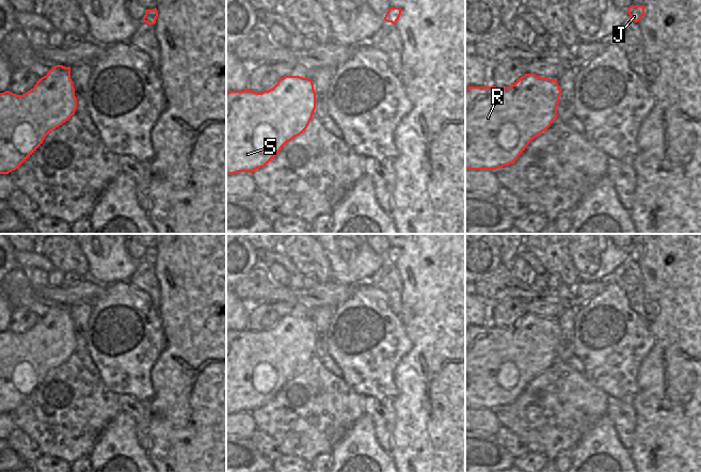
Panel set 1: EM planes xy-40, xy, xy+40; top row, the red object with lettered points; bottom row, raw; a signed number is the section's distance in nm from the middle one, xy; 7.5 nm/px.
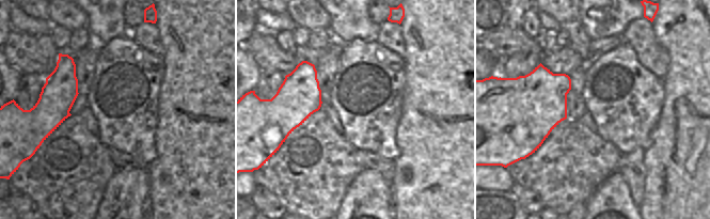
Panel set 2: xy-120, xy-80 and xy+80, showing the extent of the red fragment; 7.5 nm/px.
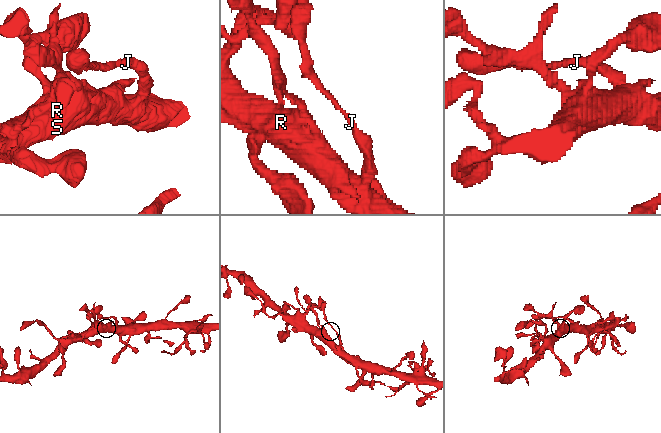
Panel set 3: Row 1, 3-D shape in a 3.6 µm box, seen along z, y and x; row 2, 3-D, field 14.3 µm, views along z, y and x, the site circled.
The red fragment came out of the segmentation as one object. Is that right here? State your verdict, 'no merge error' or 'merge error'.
no merge error

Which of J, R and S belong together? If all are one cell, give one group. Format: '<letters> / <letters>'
J R S

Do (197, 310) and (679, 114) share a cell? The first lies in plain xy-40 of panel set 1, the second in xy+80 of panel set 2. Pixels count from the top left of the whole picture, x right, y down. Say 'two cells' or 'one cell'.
one cell

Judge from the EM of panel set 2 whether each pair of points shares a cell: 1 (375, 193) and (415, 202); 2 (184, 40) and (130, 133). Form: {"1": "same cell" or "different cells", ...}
{"1": "different cells", "2": "different cells"}

